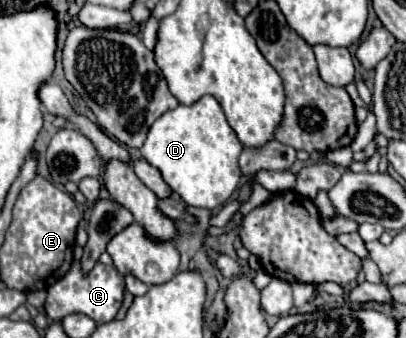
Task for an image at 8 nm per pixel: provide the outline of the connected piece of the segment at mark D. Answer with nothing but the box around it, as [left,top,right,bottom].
[140,96,242,210]

